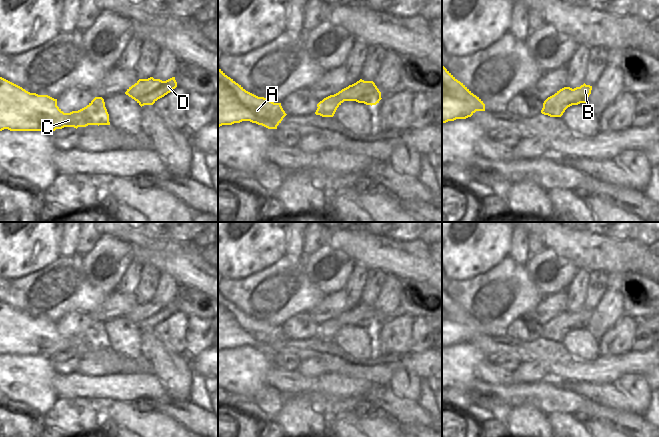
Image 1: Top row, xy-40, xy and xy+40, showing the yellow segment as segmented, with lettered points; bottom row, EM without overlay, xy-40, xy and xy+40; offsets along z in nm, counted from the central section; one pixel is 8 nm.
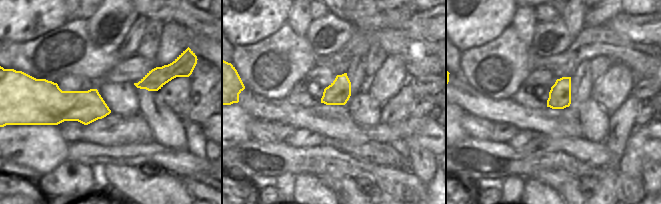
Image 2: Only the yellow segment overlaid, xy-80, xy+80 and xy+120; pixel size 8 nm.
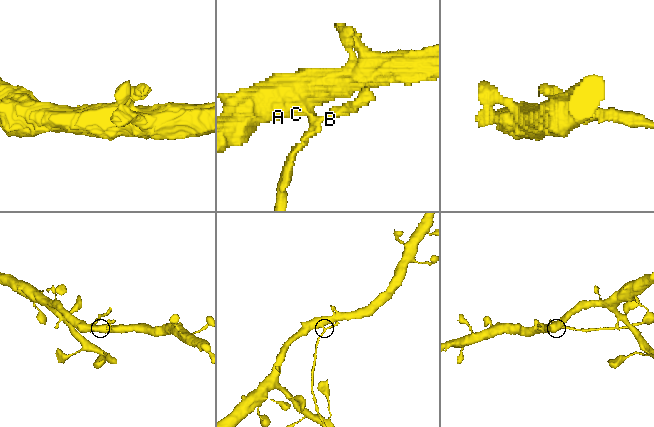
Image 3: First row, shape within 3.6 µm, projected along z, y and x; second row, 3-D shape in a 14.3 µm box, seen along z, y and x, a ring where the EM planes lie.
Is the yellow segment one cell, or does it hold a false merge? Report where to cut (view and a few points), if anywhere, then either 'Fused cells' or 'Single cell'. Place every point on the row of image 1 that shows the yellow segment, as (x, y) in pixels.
Split along xy (317, 108), (319, 114). Fused cells.

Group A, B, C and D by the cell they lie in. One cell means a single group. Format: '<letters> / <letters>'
A C / B D

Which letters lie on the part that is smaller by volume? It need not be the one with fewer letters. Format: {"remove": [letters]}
{"remove": ["B", "D"]}

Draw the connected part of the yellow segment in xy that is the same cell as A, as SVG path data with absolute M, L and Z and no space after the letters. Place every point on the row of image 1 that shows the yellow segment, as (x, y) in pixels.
M218 67L218 127L250 121L277 129L286 115L281 103L246 91Z

